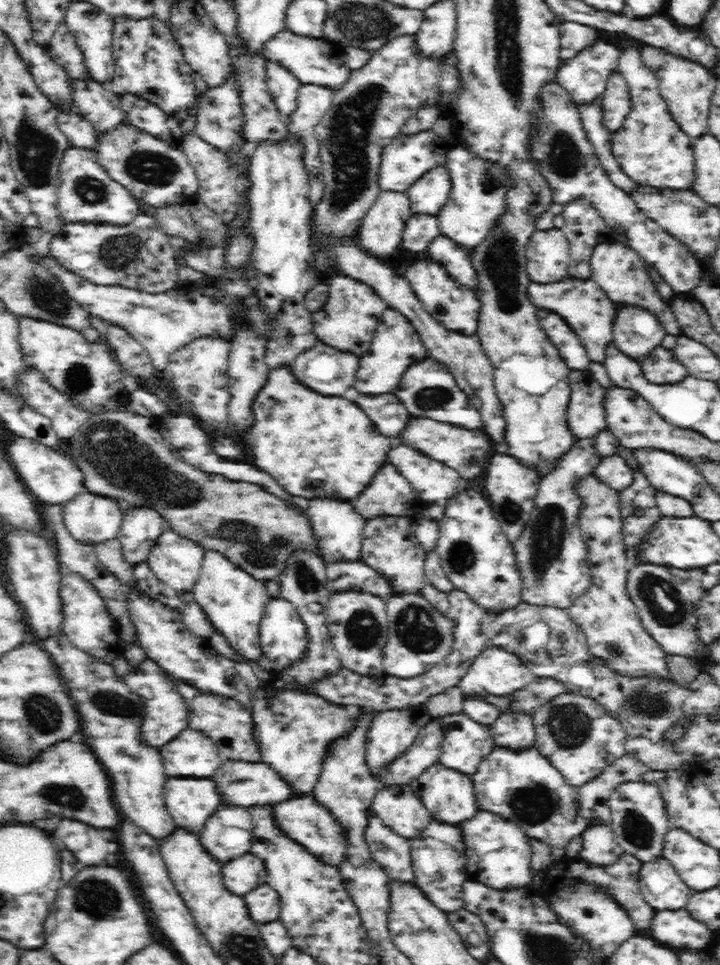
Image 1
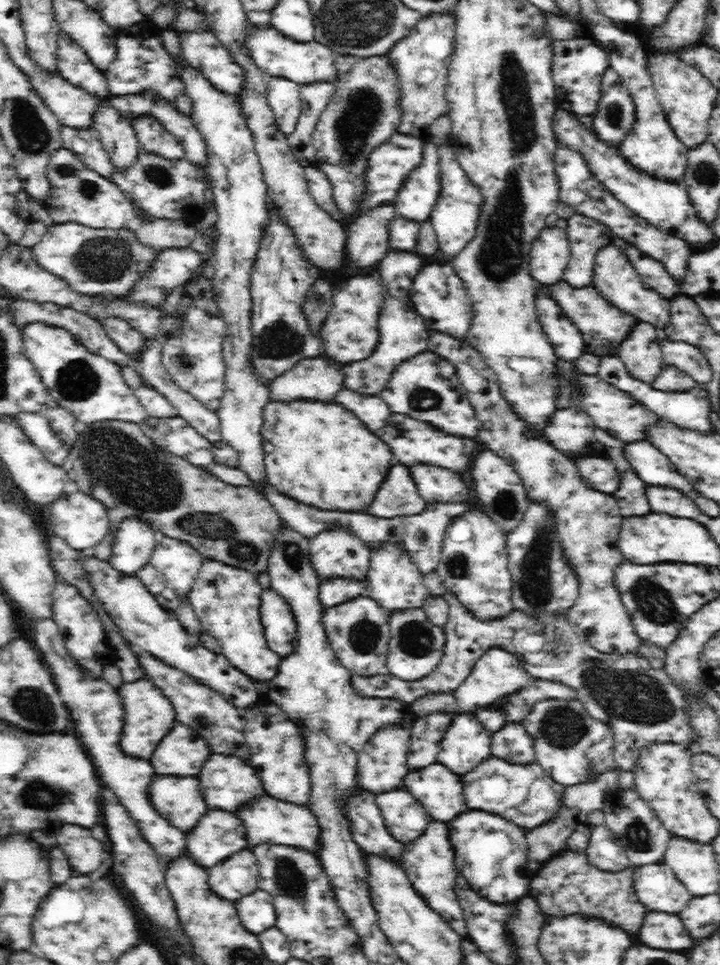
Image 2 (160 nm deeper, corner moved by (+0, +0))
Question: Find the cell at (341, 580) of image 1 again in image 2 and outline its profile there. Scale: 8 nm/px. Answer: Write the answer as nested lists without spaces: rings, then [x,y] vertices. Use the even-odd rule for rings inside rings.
[[[330,577],[321,579],[320,601],[324,608],[356,598],[365,593],[368,588],[367,579],[354,577]]]

